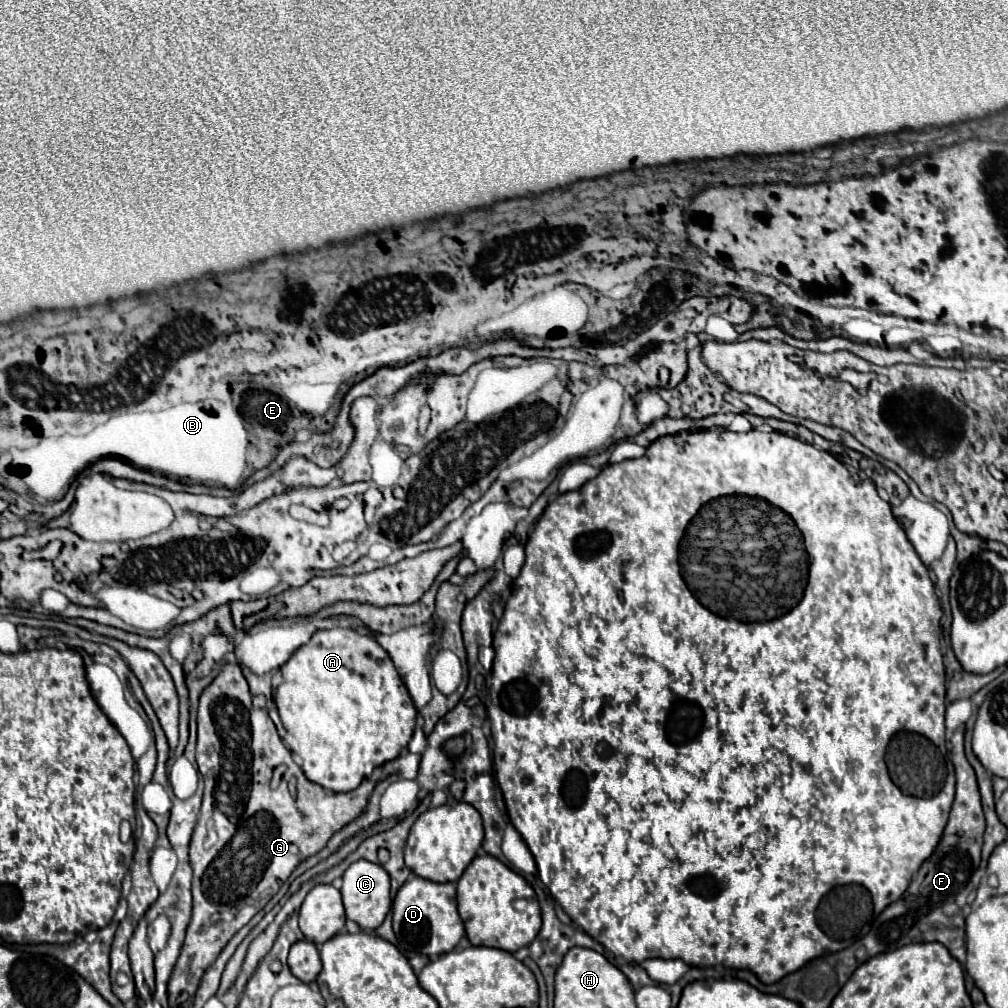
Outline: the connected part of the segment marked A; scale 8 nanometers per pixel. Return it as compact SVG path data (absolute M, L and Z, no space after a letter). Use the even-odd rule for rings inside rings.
M351 627L317 631L311 641L297 649L281 667L281 677L281 685L275 689L275 705L283 727L293 737L289 749L301 757L307 779L329 791L345 793L355 789L377 765L395 759L413 735L417 707L391 657L373 635L361 635Z

